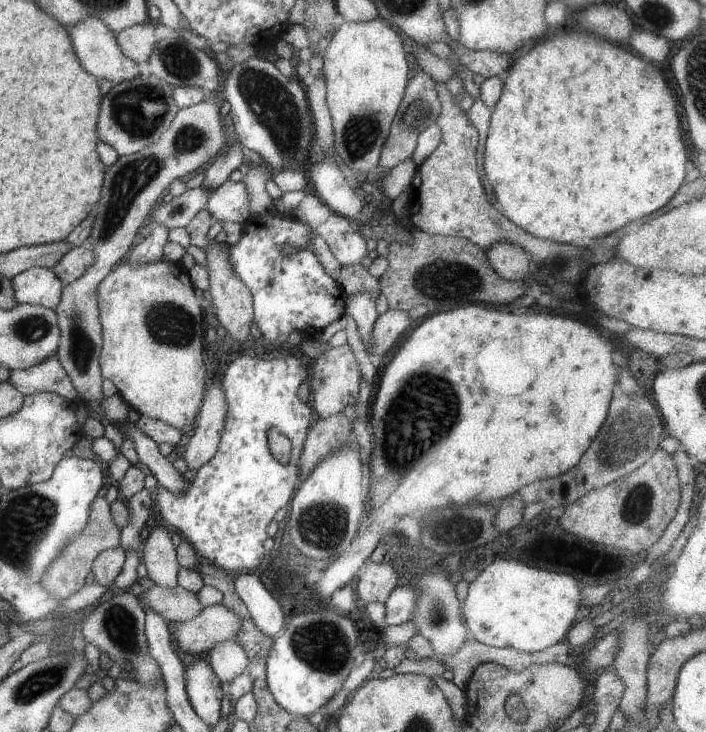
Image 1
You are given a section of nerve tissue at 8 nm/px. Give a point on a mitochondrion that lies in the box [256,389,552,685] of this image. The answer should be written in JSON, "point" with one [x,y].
{"point":[324,647]}

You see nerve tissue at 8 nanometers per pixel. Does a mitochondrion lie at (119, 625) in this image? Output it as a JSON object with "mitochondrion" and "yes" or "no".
{"mitochondrion":"yes"}

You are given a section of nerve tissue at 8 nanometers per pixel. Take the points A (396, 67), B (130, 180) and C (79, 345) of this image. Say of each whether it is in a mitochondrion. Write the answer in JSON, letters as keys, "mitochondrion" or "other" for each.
{"A":"other","B":"mitochondrion","C":"mitochondrion"}

